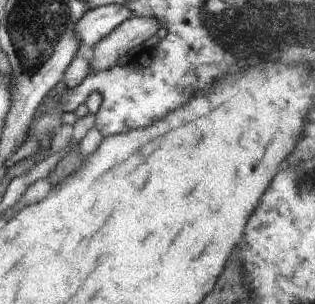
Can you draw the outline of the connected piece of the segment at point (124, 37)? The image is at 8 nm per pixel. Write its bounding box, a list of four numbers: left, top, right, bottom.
[89,17,160,72]

